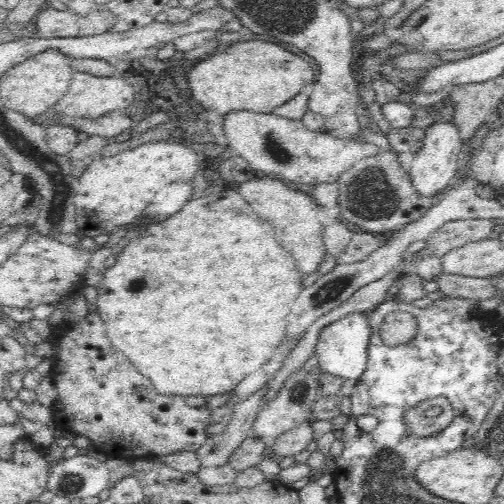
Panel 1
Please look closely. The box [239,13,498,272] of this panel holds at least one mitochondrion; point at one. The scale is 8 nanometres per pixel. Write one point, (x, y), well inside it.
(372, 194)

